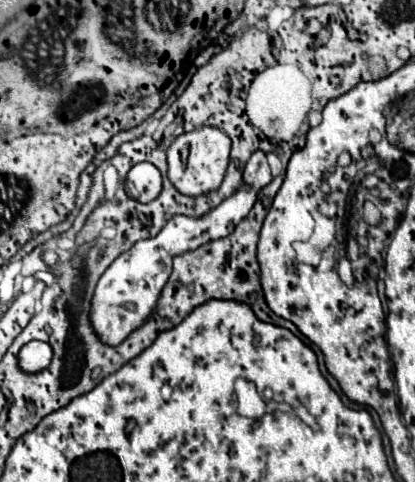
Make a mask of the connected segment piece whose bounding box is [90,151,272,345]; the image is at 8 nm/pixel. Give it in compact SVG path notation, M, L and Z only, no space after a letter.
M254 151L252 157L246 163L244 169L244 181L242 187L224 199L216 209L212 209L208 215L200 218L190 218L184 215L174 215L168 219L162 230L154 239L144 239L132 245L130 251L122 253L100 277L94 299L92 299L92 311L90 321L100 335L100 339L108 345L118 345L124 341L136 327L140 327L146 317L152 313L162 287L166 285L170 273L172 273L172 259L186 253L186 251L198 248L198 245L230 235L234 227L250 213L250 207L254 207L260 189L266 187L272 181L270 165L264 151Z

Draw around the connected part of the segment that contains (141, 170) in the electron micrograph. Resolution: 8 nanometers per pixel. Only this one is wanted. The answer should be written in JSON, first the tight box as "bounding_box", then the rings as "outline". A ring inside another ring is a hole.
{"bounding_box":[126,163,162,201],"outline":[[[138,163],[126,177],[126,193],[138,201],[150,201],[154,197],[154,185],[162,185],[160,171],[152,163]]]}

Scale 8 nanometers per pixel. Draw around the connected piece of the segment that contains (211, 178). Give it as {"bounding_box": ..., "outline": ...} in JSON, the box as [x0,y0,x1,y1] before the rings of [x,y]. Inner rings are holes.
{"bounding_box":[166,127,230,197],"outline":[[[198,127],[190,133],[182,133],[166,151],[168,155],[168,177],[174,187],[190,197],[210,193],[220,187],[230,155],[230,137],[216,127]]]}

